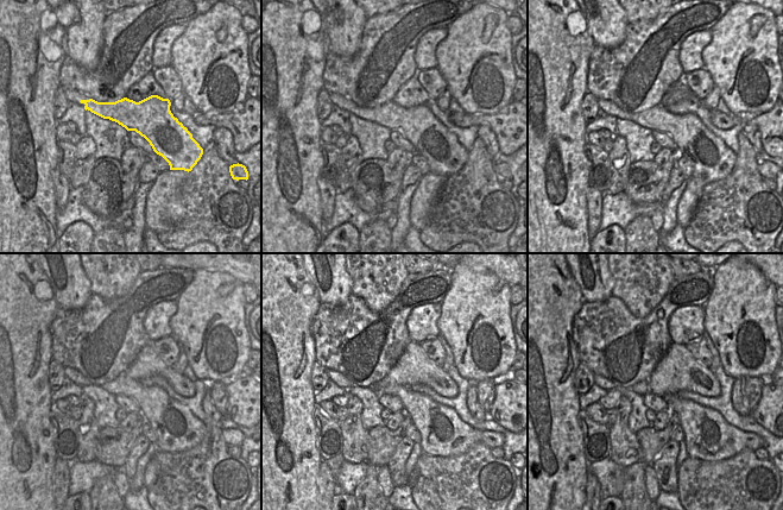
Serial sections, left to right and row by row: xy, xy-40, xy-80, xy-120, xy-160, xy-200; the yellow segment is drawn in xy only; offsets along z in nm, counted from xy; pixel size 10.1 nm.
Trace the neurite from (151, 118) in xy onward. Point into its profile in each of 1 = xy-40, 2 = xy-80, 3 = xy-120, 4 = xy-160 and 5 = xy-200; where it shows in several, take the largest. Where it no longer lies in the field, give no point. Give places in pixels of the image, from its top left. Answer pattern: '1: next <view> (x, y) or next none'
1: next xy-40 (444, 155)
2: next xy-80 (712, 161)
3: next xy-120 (177, 429)
4: next xy-160 (442, 433)
5: next xy-200 (707, 435)

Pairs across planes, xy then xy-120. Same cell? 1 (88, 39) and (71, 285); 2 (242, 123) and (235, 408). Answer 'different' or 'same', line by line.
1: same
2: same

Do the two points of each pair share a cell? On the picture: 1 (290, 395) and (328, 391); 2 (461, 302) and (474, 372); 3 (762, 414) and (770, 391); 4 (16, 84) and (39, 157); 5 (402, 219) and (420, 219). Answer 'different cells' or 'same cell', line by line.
1: different cells
2: same cell
3: same cell
4: same cell
5: different cells

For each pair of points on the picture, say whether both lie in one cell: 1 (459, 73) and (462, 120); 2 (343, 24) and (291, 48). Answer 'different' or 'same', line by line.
1: different
2: different

